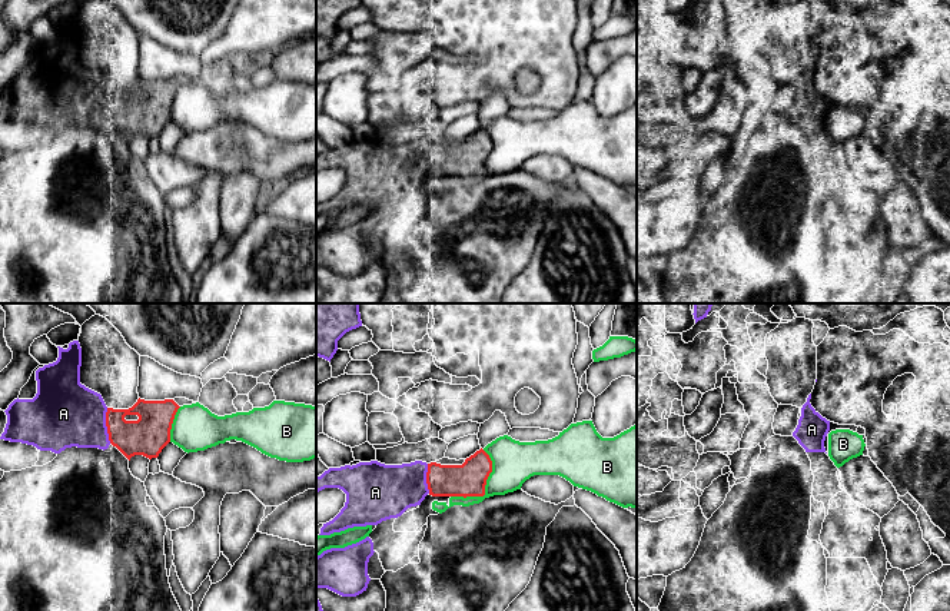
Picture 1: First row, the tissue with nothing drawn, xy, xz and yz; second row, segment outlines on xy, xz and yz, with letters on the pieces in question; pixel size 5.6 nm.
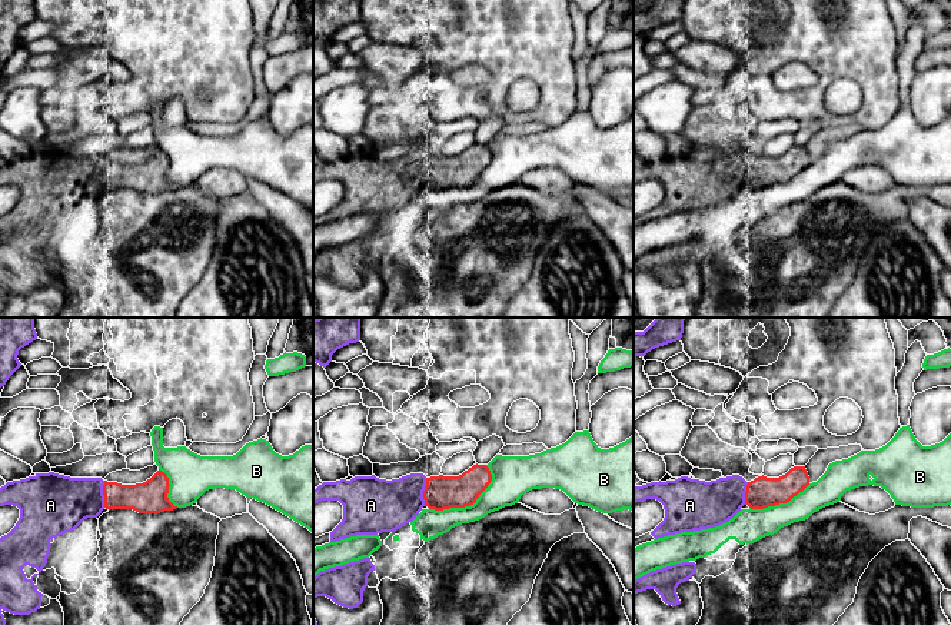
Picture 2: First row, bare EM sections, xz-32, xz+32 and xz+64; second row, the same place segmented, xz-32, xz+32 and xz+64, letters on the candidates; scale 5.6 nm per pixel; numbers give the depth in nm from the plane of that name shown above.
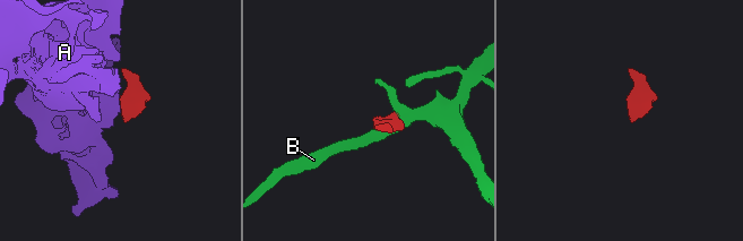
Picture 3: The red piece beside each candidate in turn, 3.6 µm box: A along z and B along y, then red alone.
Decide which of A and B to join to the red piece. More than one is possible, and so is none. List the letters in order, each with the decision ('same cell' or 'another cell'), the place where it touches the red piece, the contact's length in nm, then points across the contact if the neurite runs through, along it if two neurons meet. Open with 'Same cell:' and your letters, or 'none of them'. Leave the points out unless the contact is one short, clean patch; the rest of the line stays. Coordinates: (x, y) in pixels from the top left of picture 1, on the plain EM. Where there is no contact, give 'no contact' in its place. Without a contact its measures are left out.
Same cell: A
A: same cell; contact xy (106, 105); length 200 nm
B: another cell; contact xz (484, 168); length 320 nm

